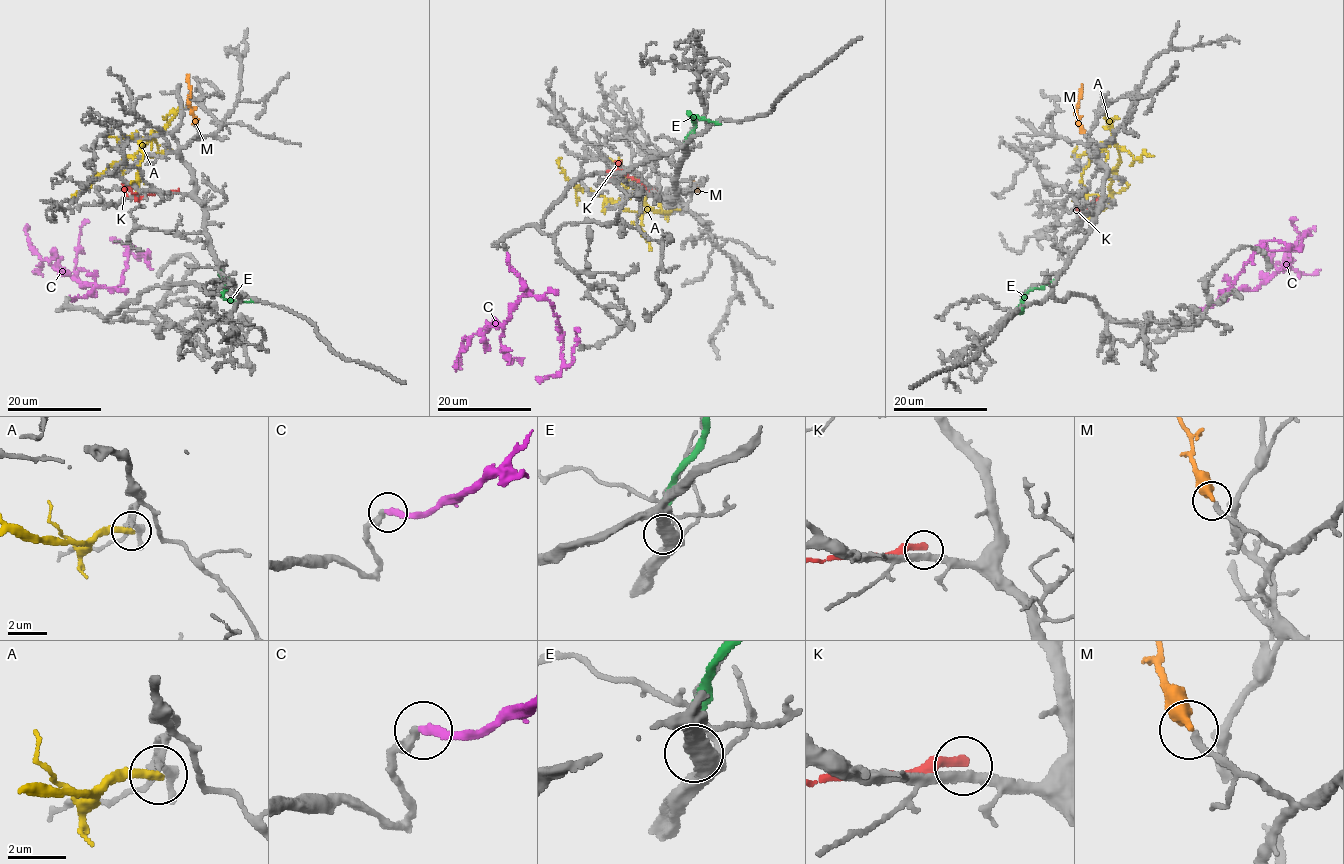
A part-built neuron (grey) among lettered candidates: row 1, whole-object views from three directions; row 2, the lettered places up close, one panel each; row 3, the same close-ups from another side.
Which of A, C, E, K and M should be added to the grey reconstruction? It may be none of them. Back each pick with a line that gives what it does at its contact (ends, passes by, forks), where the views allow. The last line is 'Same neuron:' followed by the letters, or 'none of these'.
C: it ends there
M: it ends there
Same neuron: C, M

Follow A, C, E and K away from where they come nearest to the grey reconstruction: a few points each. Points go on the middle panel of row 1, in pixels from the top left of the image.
A: (679, 209), (669, 212), (625, 210), (574, 184), (558, 165), (561, 157)
C: (506, 252), (507, 263), (525, 289), (550, 303), (562, 333), (566, 366), (579, 331)
E: (685, 152), (685, 142), (694, 125), (689, 112), (720, 123)
K: (655, 193), (610, 170), (608, 178), (615, 181)

